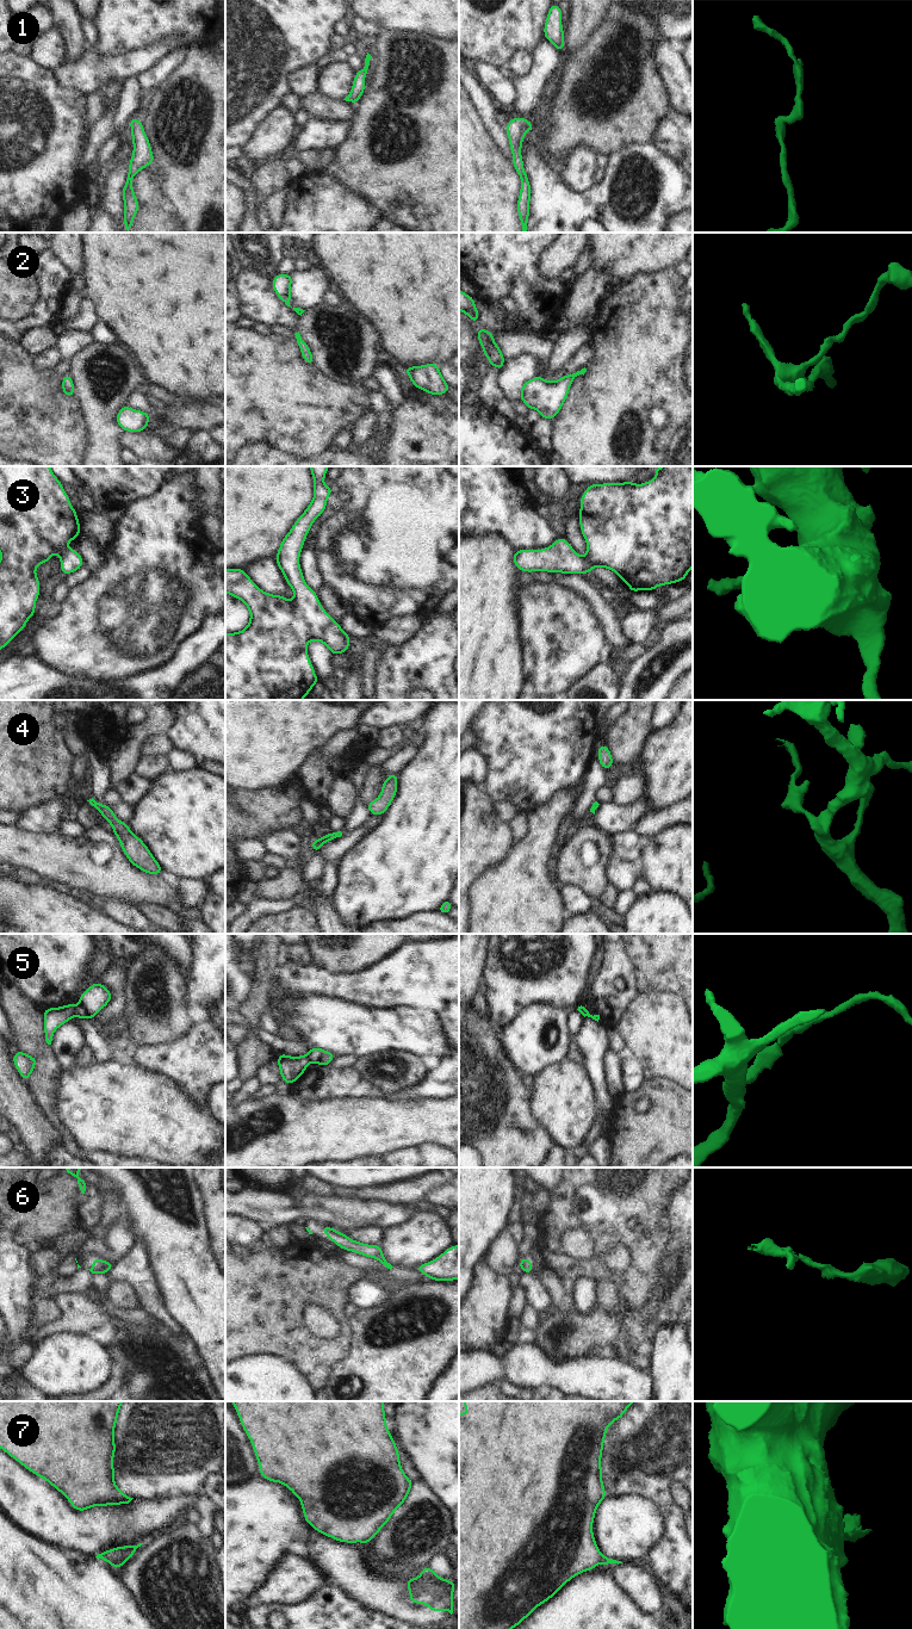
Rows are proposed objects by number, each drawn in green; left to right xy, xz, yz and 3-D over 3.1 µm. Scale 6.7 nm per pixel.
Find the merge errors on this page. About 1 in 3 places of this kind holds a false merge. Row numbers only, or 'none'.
5, 7

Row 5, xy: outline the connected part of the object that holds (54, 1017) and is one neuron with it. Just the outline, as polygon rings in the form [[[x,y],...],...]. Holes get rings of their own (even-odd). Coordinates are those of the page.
[[[66,1004],[60,1008],[44,1009],[44,1034],[48,1045],[51,1045],[55,1030],[74,1016],[75,1005]]]

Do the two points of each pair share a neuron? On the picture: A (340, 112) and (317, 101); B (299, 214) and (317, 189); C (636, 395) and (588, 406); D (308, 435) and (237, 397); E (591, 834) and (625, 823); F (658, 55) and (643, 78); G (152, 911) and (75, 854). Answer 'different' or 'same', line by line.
A: same
B: same
C: same
D: same
E: different
F: different
G: different

